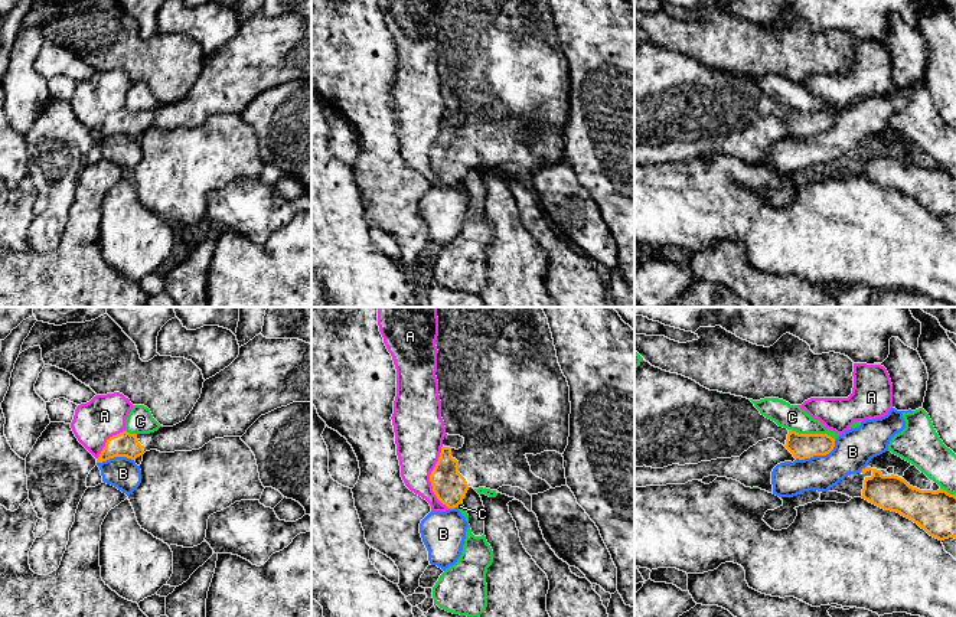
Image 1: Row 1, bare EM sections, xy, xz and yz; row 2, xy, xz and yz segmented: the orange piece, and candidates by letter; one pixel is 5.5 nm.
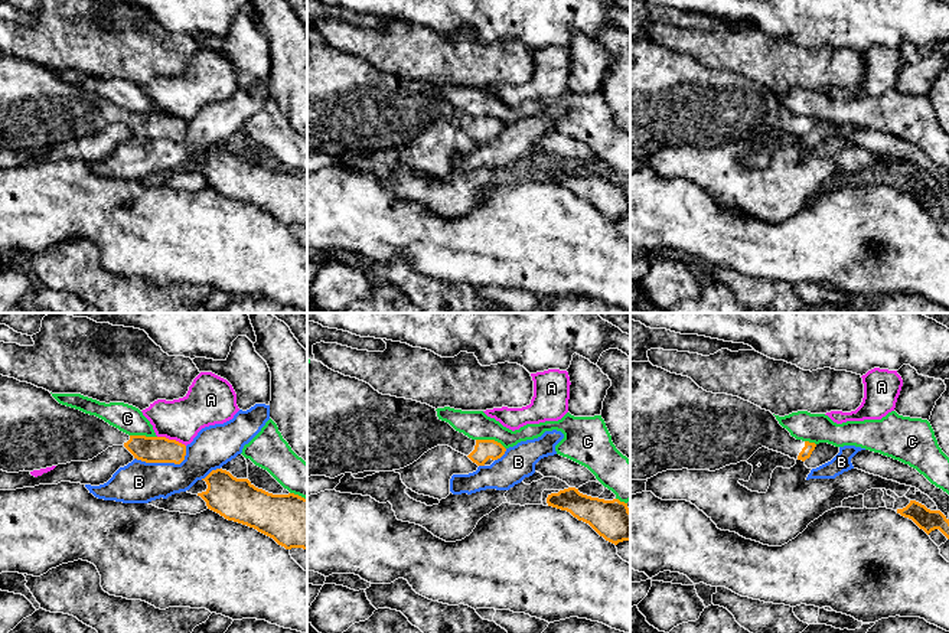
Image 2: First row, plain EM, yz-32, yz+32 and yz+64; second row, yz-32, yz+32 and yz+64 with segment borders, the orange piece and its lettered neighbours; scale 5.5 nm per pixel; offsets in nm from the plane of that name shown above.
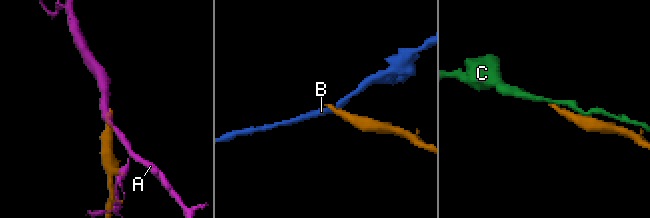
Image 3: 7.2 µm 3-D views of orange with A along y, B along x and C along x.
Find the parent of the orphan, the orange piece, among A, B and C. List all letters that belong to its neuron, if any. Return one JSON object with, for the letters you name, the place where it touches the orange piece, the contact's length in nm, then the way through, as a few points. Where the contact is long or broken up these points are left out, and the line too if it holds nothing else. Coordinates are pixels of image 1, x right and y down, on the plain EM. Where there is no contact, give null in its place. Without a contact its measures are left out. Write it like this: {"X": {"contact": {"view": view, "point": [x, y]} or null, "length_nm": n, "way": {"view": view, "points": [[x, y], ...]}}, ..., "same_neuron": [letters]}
{"same_neuron": []}

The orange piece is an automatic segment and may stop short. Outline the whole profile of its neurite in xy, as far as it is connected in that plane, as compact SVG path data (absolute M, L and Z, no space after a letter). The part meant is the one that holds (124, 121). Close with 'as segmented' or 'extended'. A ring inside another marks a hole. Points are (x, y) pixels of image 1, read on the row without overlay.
M255 13L239 25L238 35L223 48L203 59L202 71L185 98L160 104L150 111L123 108L107 117L97 140L114 134L136 137L146 128L160 130L199 127L223 114L242 114L261 94L293 79L311 78L311 22L298 16L267 16Z | extended

